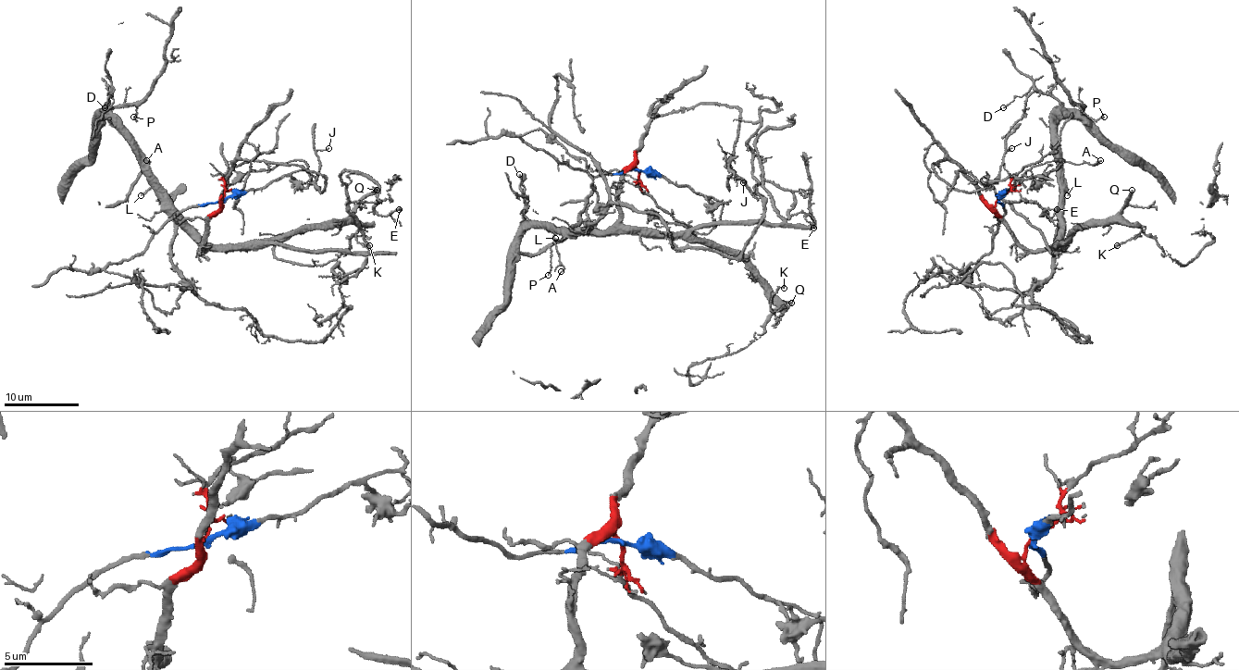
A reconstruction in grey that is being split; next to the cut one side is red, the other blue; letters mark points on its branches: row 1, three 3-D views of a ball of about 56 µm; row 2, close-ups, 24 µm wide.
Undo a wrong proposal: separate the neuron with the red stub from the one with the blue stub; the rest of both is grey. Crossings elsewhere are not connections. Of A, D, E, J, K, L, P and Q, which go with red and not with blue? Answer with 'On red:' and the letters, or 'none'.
On red: A, D, E, J, K, L, P, Q

